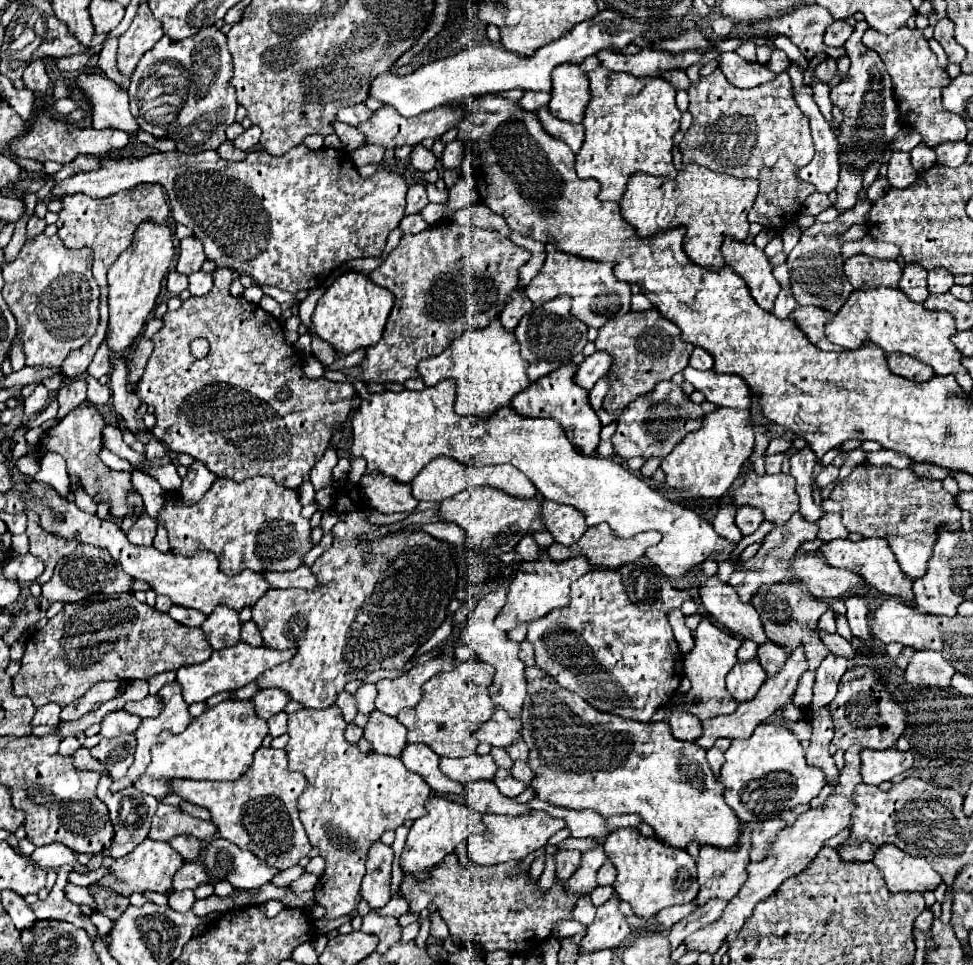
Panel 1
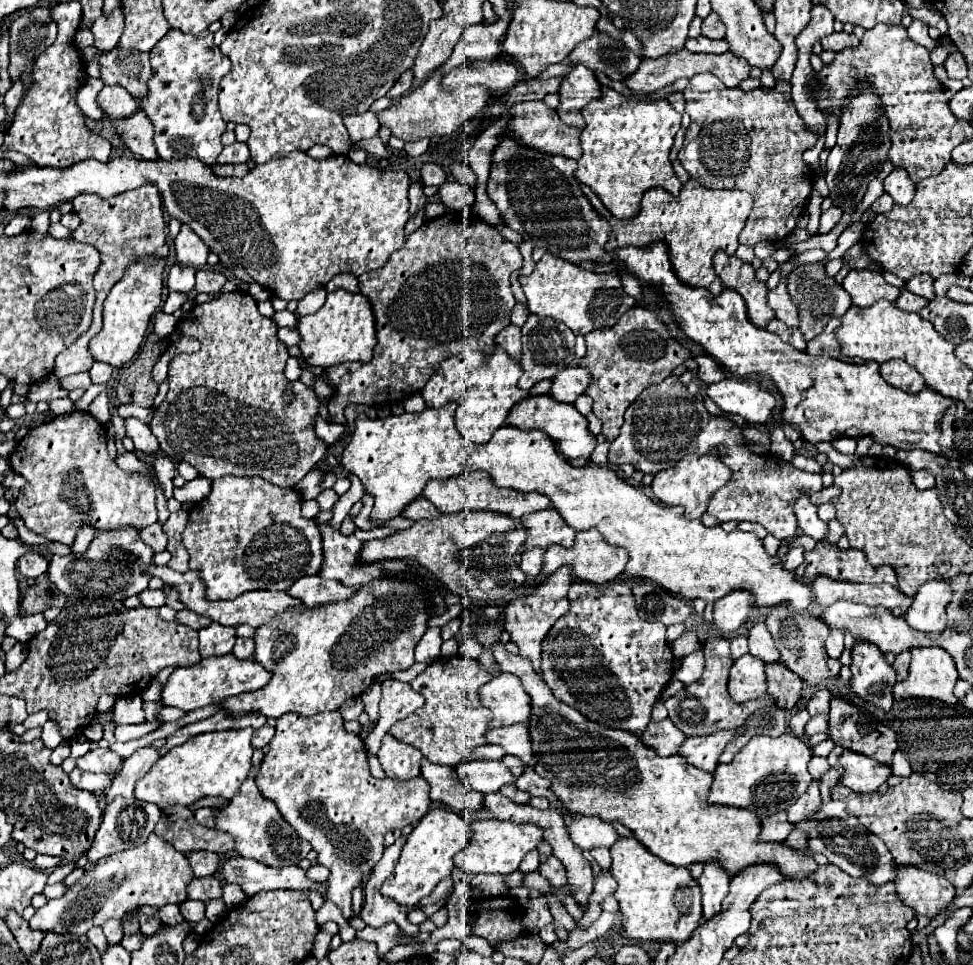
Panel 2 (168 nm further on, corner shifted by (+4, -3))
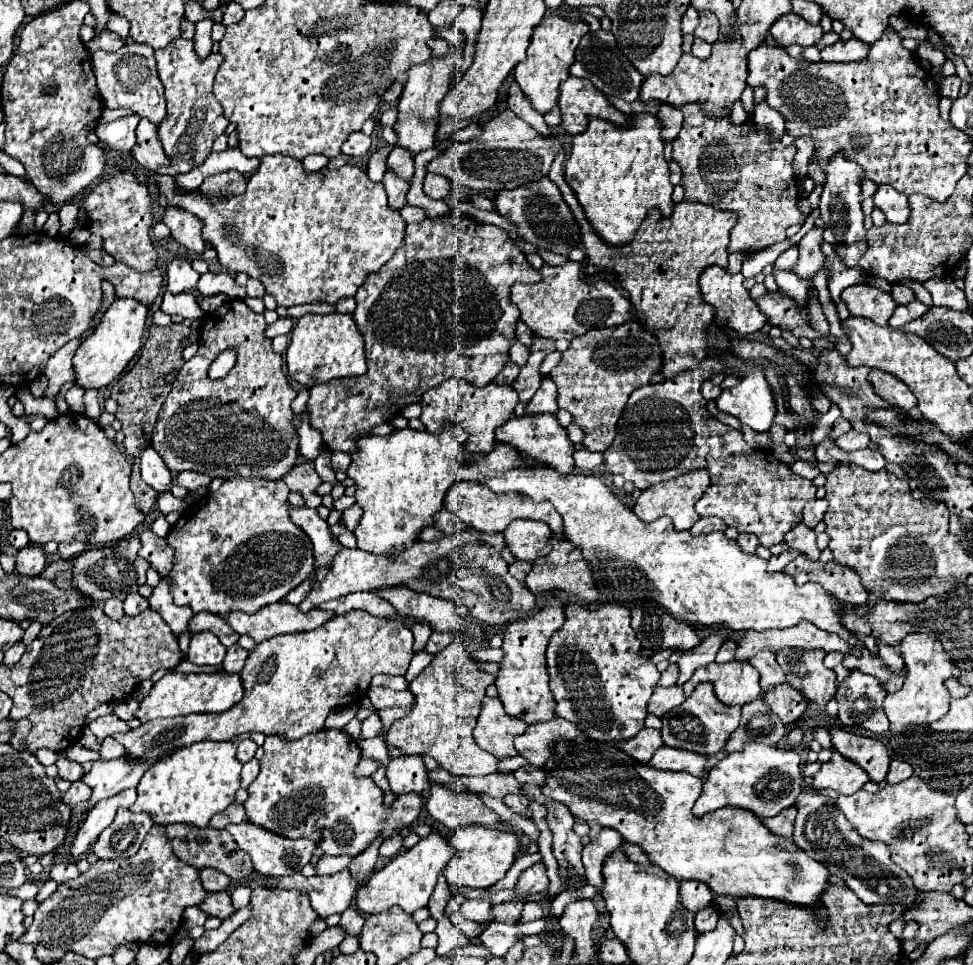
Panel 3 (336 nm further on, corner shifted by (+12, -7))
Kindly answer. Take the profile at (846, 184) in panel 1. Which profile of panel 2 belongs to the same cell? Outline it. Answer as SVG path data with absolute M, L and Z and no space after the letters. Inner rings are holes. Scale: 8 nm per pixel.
M830 207L828 211L824 211L822 217L820 217L820 229L818 229L818 233L830 233L838 225L840 217L842 217L840 207Z

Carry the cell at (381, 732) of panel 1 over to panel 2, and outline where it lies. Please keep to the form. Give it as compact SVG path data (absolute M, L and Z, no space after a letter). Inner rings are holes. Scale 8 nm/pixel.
M388 733L382 739L378 759L380 759L384 771L388 773L388 777L406 781L406 779L420 777L420 765L422 765L420 761L424 759L424 755L420 751L416 751L416 747L410 747L410 745L394 739Z

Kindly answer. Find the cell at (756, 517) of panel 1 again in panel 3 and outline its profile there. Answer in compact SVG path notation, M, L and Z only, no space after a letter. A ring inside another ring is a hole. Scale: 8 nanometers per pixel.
M740 533L736 541L742 547L742 551L746 551L746 553L754 553L756 547L758 547L758 539L754 535L750 535L750 533Z

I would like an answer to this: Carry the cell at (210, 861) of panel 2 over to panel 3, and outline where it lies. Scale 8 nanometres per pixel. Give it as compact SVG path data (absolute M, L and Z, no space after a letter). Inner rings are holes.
M204 867L200 869L200 881L204 885L206 891L222 891L230 885L230 879L228 875L216 871L216 869L210 869L210 867Z

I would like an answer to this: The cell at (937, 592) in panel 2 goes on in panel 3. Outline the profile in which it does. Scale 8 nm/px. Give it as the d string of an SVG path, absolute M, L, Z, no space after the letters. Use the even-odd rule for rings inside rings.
M908 633L898 649L906 663L906 681L900 691L888 695L888 699L884 701L884 711L890 719L892 733L908 733L910 729L920 729L918 725L932 723L948 713L950 693L944 687L944 681L954 675L954 665L946 657L942 643L934 643L934 637L930 637L928 633Z

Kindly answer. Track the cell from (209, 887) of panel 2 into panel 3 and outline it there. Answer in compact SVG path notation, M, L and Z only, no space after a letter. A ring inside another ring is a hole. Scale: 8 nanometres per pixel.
M216 891L216 893L208 893L208 897L198 905L198 909L202 909L208 915L214 915L218 919L226 919L234 913L232 903L230 903L230 893L228 891Z

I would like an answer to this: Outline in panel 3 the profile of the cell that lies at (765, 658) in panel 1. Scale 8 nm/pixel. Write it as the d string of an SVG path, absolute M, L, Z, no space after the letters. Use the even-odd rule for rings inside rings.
M788 683L768 689L764 693L764 701L770 707L770 711L774 711L786 725L800 719L808 705L804 695L800 691L794 691L794 687L790 687Z

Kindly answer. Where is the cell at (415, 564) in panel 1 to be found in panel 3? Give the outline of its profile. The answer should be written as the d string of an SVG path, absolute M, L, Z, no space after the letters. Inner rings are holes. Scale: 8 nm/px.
M362 609L334 615L322 627L316 627L312 631L276 635L272 639L258 643L250 651L246 659L246 667L242 669L242 675L240 675L244 683L244 697L242 697L242 703L238 703L238 707L232 707L230 711L218 713L218 715L182 715L182 719L154 719L136 729L130 729L128 733L116 733L112 737L126 747L128 755L134 755L134 757L142 757L142 755L158 757L164 753L164 749L172 749L172 747L178 749L204 739L230 741L240 733L254 733L254 731L260 731L264 735L280 733L286 739L300 739L300 735L324 729L324 719L334 707L358 705L366 697L370 679L374 675L378 673L404 675L410 659L414 657L412 645L414 645L414 637L410 627L398 619L376 617ZM160 733L166 733L166 739L162 739Z

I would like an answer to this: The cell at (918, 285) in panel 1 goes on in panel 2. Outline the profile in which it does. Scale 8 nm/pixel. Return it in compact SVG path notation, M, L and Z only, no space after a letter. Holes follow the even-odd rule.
M902 289L900 297L896 301L896 307L902 309L902 311L908 311L908 313L918 313L922 307L926 307L926 303L928 303L926 299L922 299L922 297L918 297L918 295Z

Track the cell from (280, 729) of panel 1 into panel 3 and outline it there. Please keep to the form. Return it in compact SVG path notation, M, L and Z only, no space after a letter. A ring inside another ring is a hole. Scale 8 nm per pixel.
M244 739L244 741L240 741L240 745L238 745L238 757L240 757L240 761L242 761L242 763L250 761L250 759L254 757L256 749L258 749L258 745L256 745L252 739Z

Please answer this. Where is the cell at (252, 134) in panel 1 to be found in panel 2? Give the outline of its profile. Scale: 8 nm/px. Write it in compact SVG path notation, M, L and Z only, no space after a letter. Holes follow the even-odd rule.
M232 143L222 149L222 153L214 161L214 165L238 165L238 163L246 163L248 159L250 159L248 145L246 143Z

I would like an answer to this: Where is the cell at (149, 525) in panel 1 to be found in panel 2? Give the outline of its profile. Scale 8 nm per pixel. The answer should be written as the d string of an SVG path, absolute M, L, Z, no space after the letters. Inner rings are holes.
M154 523L154 525L148 525L148 527L140 529L140 537L142 537L142 541L148 543L154 551L164 551L166 545L168 545L166 533L162 531L162 525L160 525L160 523Z

